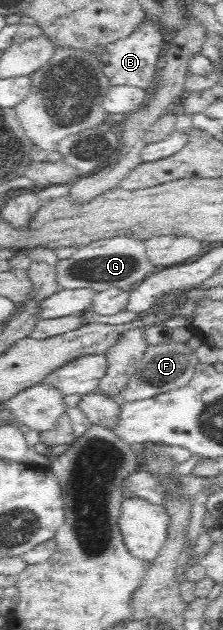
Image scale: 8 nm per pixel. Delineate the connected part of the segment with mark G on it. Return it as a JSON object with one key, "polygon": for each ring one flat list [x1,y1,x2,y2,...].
{"polygon":[[116,236,80,246,77,253,70,254,66,259,58,262,56,273,59,288,86,287,95,291,105,287,117,287,121,290,127,290,129,286,134,288,161,269,149,262,146,247,146,241,137,240,132,236]]}

